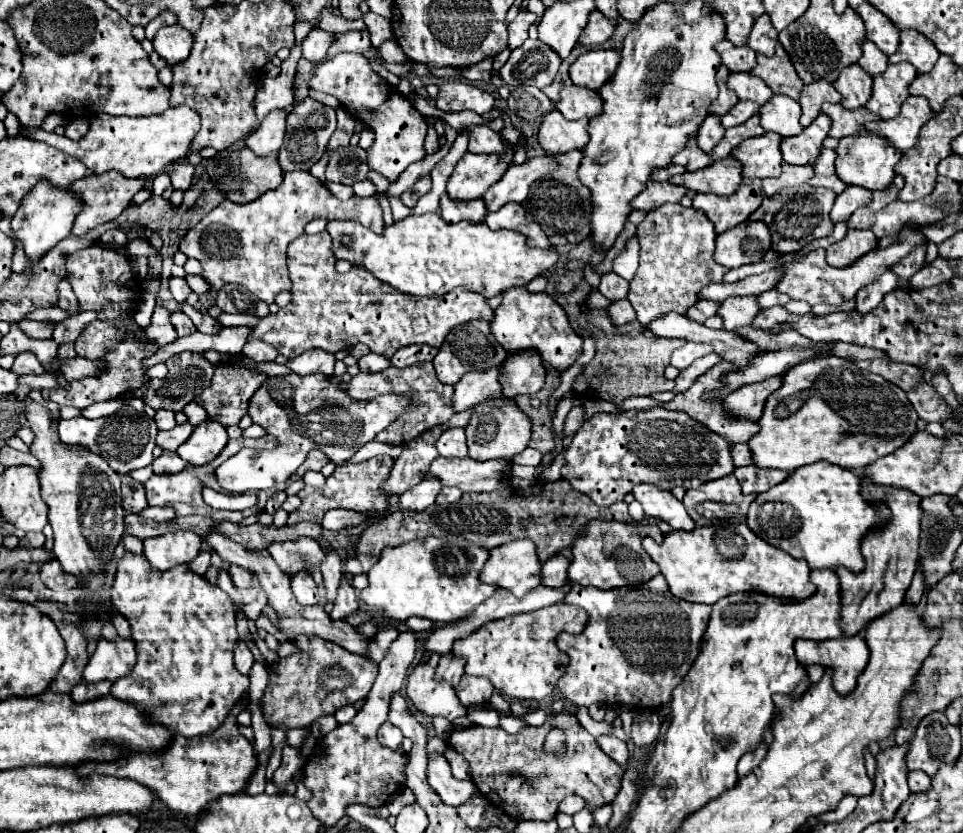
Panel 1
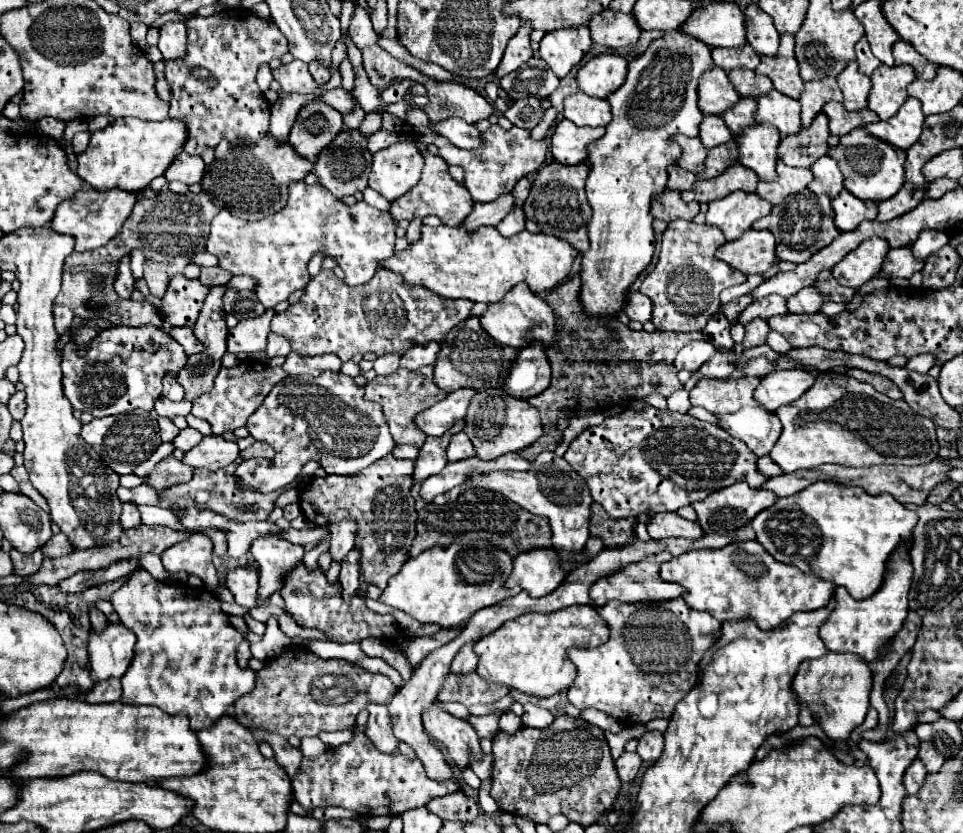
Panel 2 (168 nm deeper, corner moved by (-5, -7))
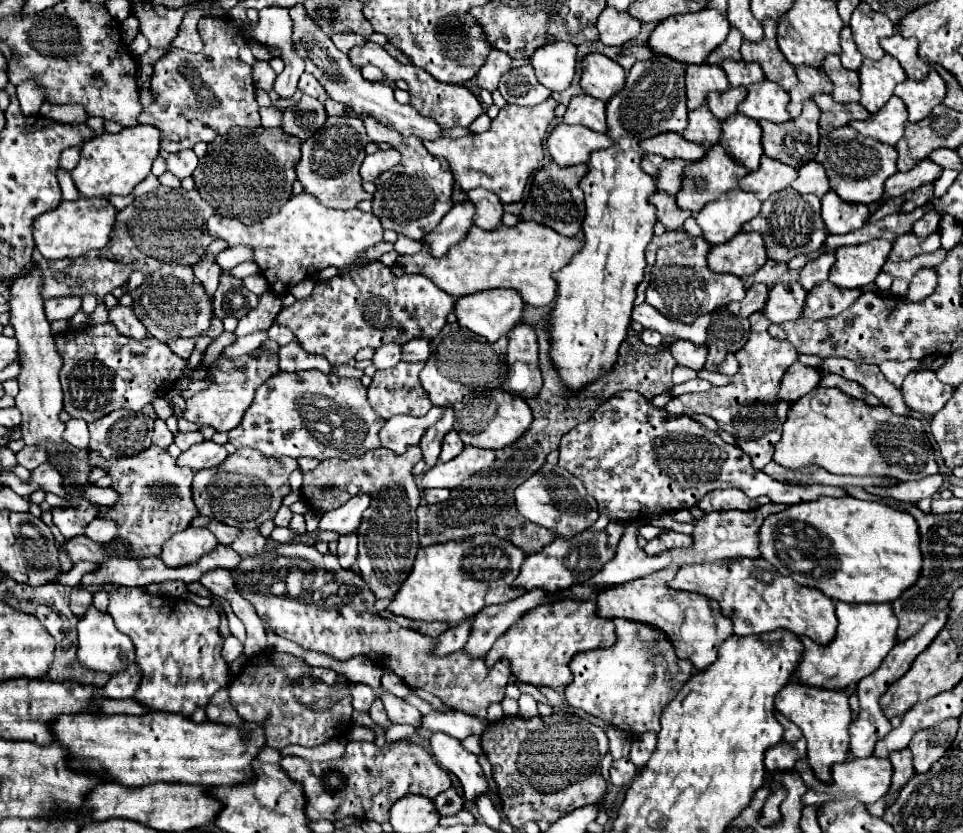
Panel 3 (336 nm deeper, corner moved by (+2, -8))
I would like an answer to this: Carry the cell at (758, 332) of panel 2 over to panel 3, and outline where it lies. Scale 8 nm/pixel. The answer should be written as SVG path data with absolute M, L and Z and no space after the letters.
M764 313L752 315L750 325L752 325L750 327L752 333L748 343L744 345L742 351L736 353L740 371L730 379L726 387L712 387L706 393L688 393L688 395L674 397L664 409L668 413L686 413L686 415L702 413L716 419L716 423L726 433L734 435L740 449L746 451L746 455L750 457L752 467L756 471L762 471L764 465L772 461L774 445L780 441L782 425L792 405L782 399L776 399L776 395L784 371L798 359L798 351L790 343L772 339L772 335L768 335L768 327L772 325L772 321L766 319Z

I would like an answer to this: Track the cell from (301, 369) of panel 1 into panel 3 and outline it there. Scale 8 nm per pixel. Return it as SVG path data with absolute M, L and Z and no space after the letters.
M292 341L278 351L280 355L280 369L282 371L304 371L304 369L318 369L324 373L332 371L332 365L322 355L306 353L298 341Z

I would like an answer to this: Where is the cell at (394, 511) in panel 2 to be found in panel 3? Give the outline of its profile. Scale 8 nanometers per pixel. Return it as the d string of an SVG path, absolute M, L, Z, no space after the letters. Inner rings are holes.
M410 447L404 455L392 455L388 449L374 449L364 453L362 457L354 457L348 461L340 461L340 473L350 473L350 481L336 481L336 489L320 489L320 479L304 477L302 493L308 507L322 515L326 511L336 509L346 503L356 491L372 493L372 505L364 511L360 529L358 529L358 569L362 579L374 591L376 599L392 599L396 591L400 591L400 583L410 575L412 563L420 549L418 531L416 531L416 509L420 505L420 491L412 477L412 467L422 459L420 447ZM344 465L344 467L342 467ZM344 469L344 471L342 471Z

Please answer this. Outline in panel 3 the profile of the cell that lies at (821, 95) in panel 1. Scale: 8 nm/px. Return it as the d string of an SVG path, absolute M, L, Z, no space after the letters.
M796 67L798 85L790 91L790 103L788 113L792 119L796 119L802 111L802 101L812 97L814 93L832 93L832 81L824 71L814 71L814 67Z

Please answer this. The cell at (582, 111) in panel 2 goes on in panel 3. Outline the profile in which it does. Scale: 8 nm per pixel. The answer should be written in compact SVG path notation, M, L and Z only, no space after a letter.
M578 95L578 97L572 97L570 105L568 105L568 111L562 119L564 123L568 125L584 125L592 131L598 131L598 133L606 133L608 131L608 125L606 125L606 103L596 99L596 97L590 97L590 95Z

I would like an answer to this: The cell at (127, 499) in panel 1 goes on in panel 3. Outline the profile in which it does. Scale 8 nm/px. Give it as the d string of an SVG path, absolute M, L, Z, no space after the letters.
M94 519L86 529L84 535L96 543L108 543L116 537L116 525L102 521L102 519Z

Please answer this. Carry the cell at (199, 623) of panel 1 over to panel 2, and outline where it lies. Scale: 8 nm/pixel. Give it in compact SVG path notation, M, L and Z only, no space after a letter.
M137 570L123 582L123 586L111 596L111 604L119 614L123 626L131 628L137 636L135 658L121 678L121 700L127 704L151 704L167 714L185 712L191 722L191 730L211 728L237 698L255 688L257 674L243 670L237 664L235 652L243 640L241 632L229 622L229 614L221 610L221 600L207 588L191 588L183 582L159 582L147 570Z

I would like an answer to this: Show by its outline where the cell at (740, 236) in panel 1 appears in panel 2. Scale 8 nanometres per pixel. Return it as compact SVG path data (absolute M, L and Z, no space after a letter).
M747 230L741 238L725 242L719 248L717 258L747 276L767 272L777 260L775 238L769 230Z

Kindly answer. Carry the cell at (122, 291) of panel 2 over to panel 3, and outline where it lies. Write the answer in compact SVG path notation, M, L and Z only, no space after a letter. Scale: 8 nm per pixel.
M114 307L108 315L108 321L112 325L116 325L116 329L122 333L122 335L128 335L132 339L146 339L148 333L146 333L146 327L136 319L134 311L130 307Z

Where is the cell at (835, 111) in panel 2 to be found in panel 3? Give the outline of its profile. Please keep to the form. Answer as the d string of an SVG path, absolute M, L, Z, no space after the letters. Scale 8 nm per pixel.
M816 93L814 101L820 107L820 113L822 113L820 127L826 133L848 125L848 121L852 121L852 119L868 119L868 115L870 115L860 103L836 103L826 93Z

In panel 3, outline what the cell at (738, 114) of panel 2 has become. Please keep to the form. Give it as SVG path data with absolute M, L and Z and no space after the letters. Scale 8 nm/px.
M728 87L728 91L724 91L724 93L708 95L708 107L722 121L728 115L736 113L736 107L738 107L738 103L744 101L744 97L746 97L744 87Z

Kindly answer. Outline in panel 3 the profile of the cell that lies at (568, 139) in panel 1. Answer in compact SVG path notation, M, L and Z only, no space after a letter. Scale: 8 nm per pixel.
M566 123L556 125L548 137L548 151L552 159L562 167L588 163L594 151L608 149L610 145L612 139L606 133L596 133L588 131L588 127Z

